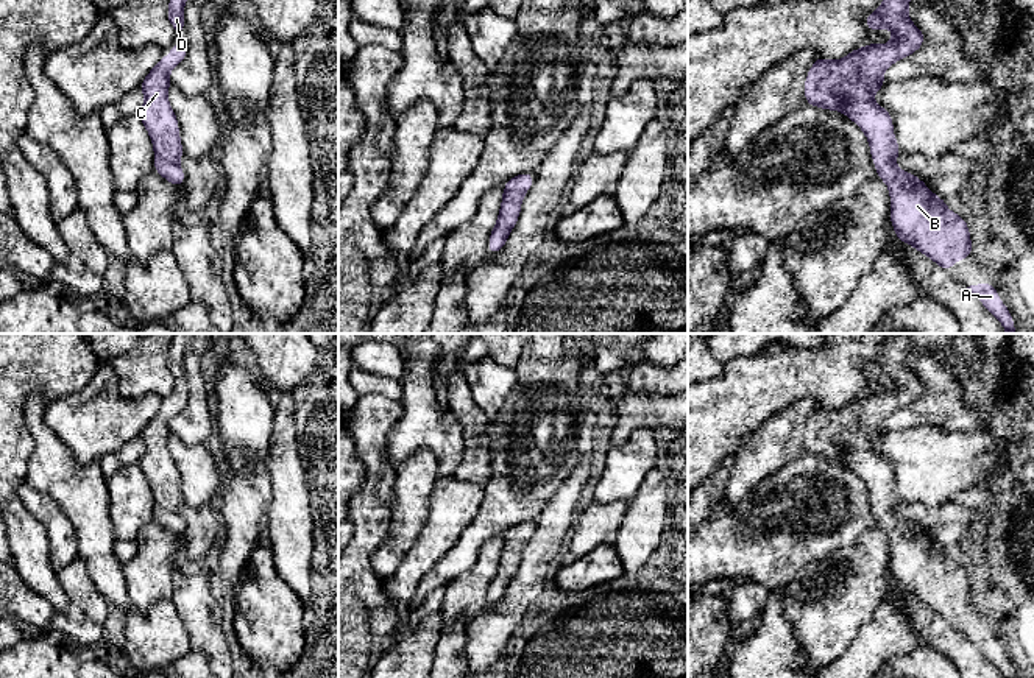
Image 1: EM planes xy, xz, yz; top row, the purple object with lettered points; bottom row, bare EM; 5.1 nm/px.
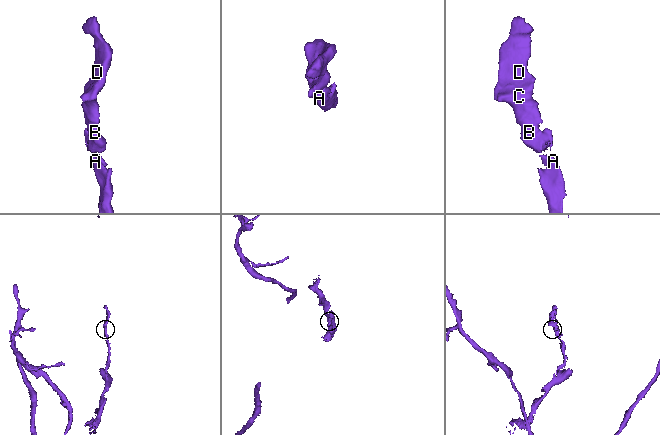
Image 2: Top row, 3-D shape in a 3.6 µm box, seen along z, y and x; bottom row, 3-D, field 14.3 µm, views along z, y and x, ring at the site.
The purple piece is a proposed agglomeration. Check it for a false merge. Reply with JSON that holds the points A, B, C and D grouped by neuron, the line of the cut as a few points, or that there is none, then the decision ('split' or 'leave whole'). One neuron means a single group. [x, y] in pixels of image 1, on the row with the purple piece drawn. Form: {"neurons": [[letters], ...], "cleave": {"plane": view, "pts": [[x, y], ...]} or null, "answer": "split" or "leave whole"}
{"neurons": [["A", "B", "C", "D"]], "cleave": null, "answer": "leave whole"}

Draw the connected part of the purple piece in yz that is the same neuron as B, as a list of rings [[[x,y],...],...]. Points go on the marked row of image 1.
[[[883,0],[878,11],[864,17],[864,23],[870,31],[875,33],[887,26],[895,33],[897,37],[887,41],[886,47],[880,42],[869,44],[850,51],[839,61],[817,56],[805,79],[805,103],[828,111],[839,109],[864,131],[870,145],[872,161],[876,167],[876,178],[889,185],[891,223],[897,238],[912,245],[948,273],[959,259],[973,256],[968,224],[961,215],[948,212],[947,201],[936,196],[922,179],[895,165],[894,159],[901,154],[901,148],[894,137],[892,115],[872,100],[872,95],[886,86],[883,72],[925,44],[923,33],[908,17],[909,2]]]

